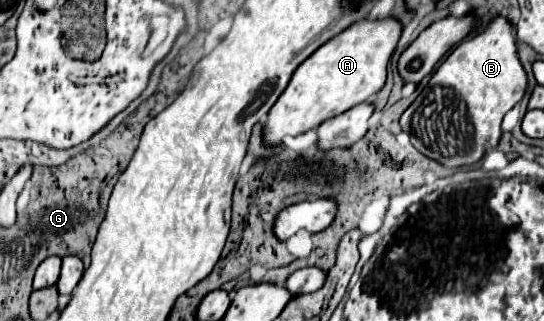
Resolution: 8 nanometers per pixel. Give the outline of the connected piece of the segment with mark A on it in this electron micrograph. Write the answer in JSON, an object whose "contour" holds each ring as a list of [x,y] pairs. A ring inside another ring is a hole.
{"contour":[[[394,17],[362,19],[360,23],[348,27],[348,31],[342,31],[340,35],[336,35],[336,39],[330,39],[328,43],[324,43],[324,47],[320,47],[320,51],[316,51],[316,55],[310,55],[298,67],[298,71],[296,71],[296,75],[292,75],[286,91],[276,101],[276,107],[270,109],[268,123],[264,129],[264,143],[266,145],[280,145],[286,135],[294,135],[294,137],[302,135],[302,133],[318,127],[326,119],[336,117],[336,115],[348,111],[350,107],[356,107],[358,103],[368,101],[386,83],[388,61],[390,61],[390,57],[398,45],[400,35],[402,35],[402,23]]]}

